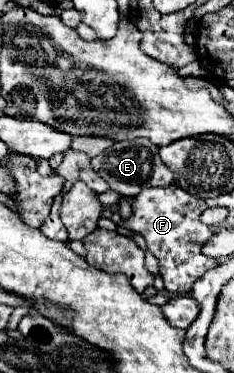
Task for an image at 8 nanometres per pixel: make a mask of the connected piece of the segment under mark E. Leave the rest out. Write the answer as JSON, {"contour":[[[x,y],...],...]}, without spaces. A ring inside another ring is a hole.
{"contour":[[[132,139],[132,141],[118,141],[110,149],[102,151],[92,159],[92,169],[108,181],[110,189],[120,195],[138,195],[144,187],[168,187],[174,183],[172,171],[160,161],[158,147],[148,139]]]}

